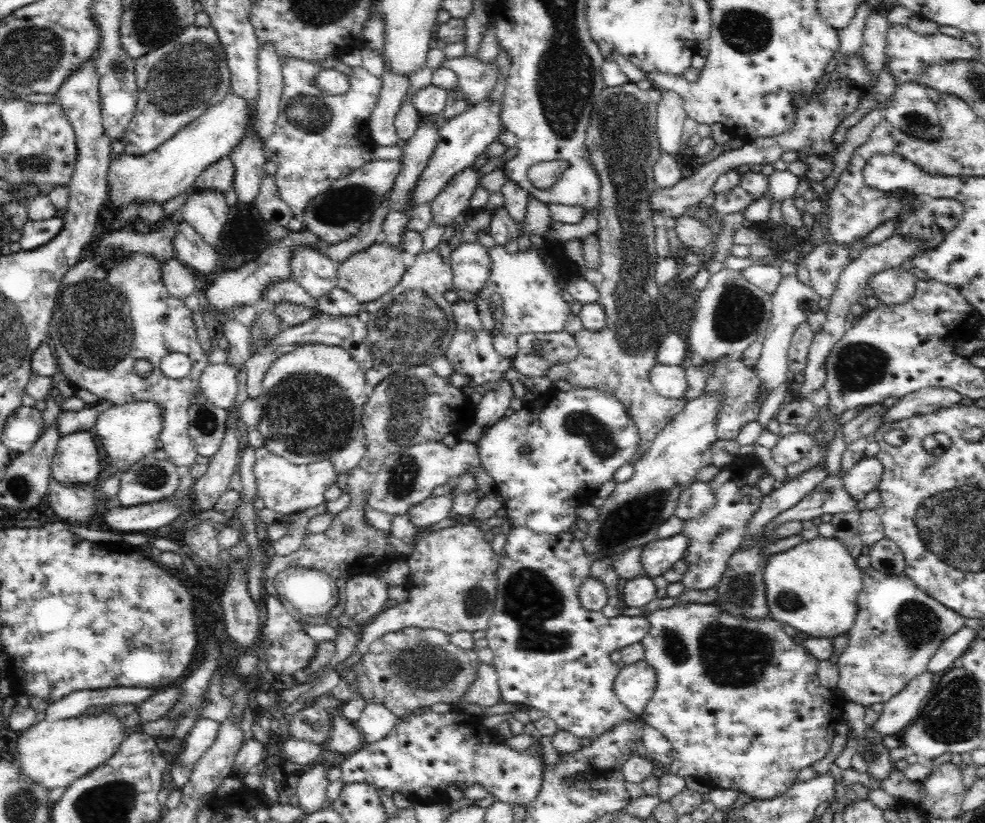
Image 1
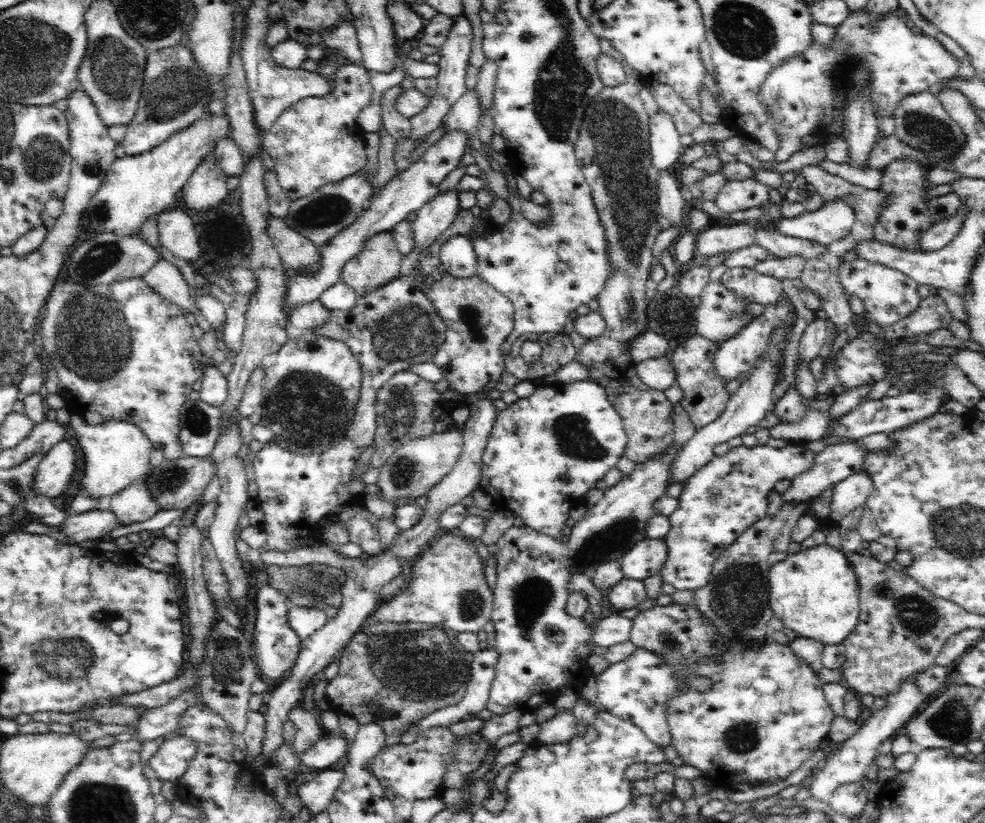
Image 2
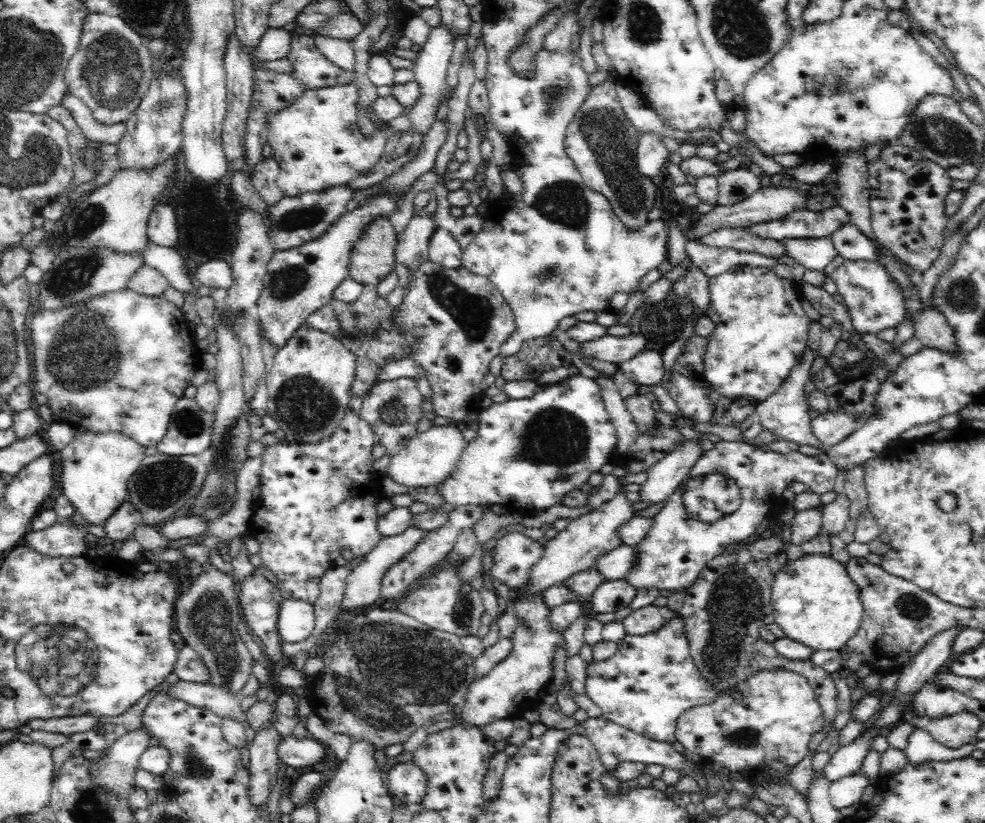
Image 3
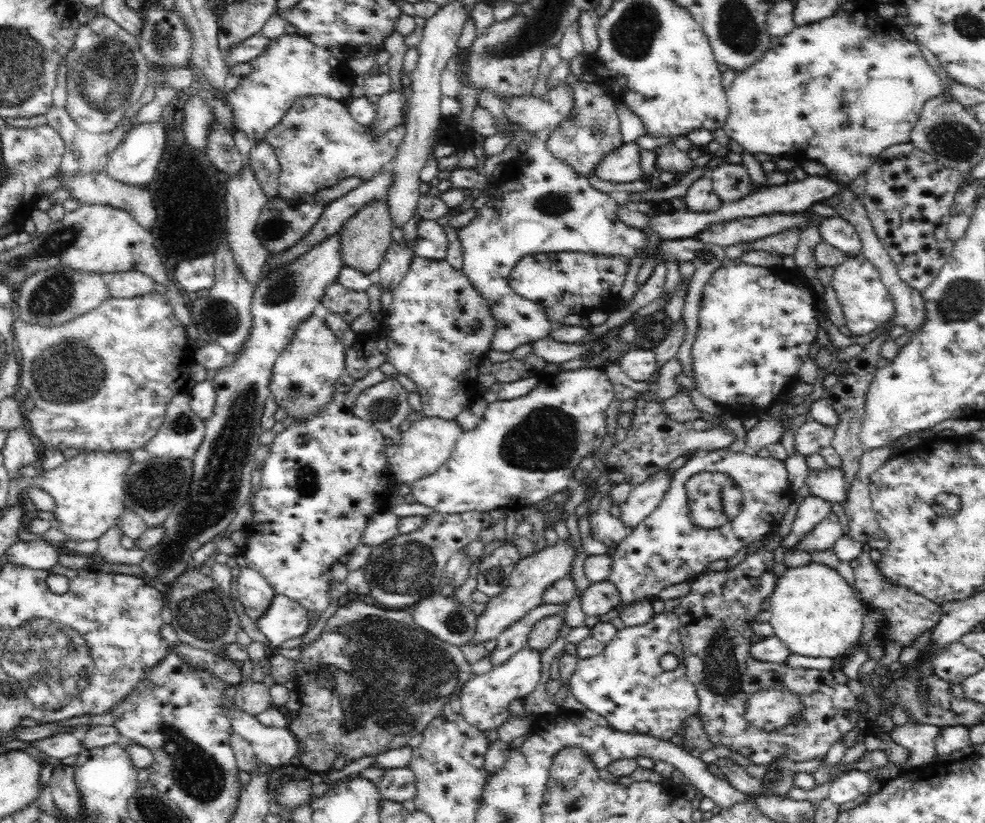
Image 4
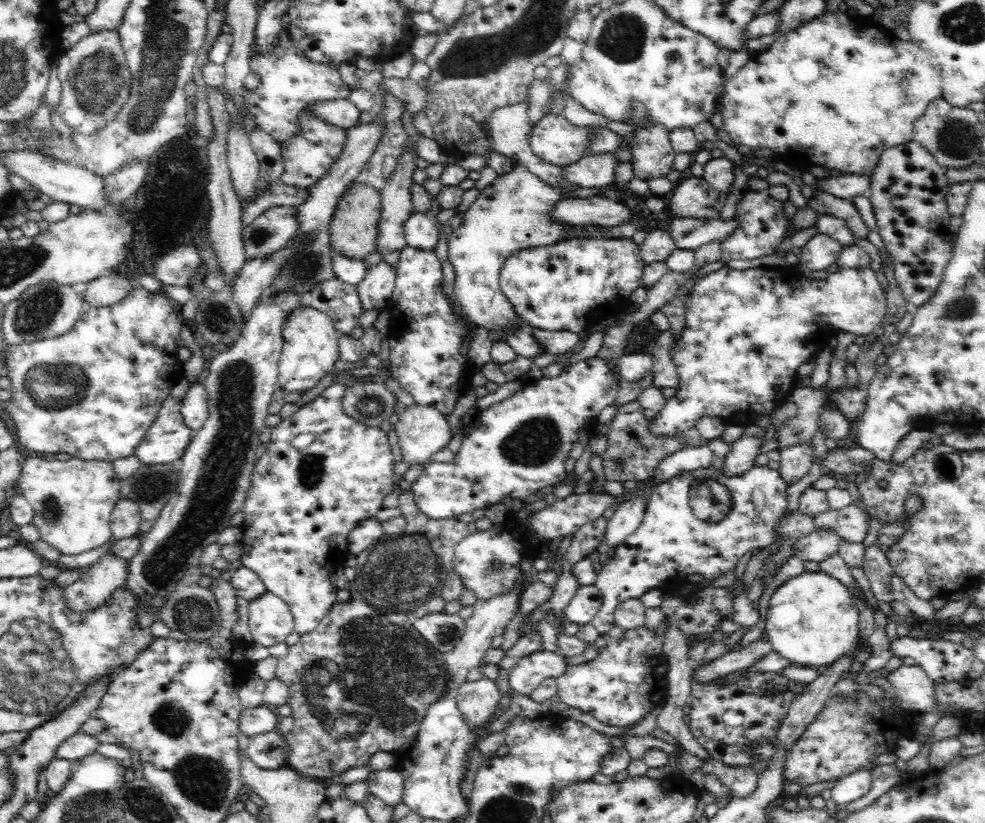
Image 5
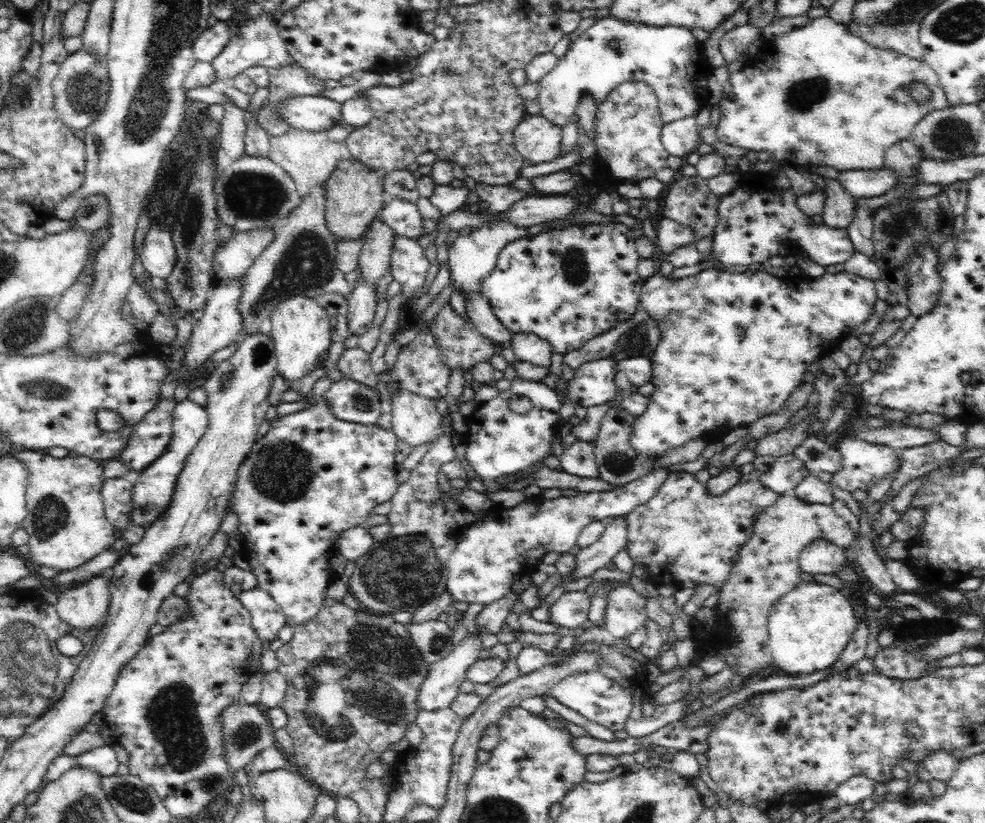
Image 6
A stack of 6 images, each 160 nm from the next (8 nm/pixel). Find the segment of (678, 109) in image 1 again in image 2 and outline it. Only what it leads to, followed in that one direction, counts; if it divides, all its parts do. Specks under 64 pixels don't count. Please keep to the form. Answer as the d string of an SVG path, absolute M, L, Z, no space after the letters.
M660 109L648 118L648 150L652 167L657 172L666 171L673 164L677 164L685 145L680 143L680 133L672 122L672 117Z

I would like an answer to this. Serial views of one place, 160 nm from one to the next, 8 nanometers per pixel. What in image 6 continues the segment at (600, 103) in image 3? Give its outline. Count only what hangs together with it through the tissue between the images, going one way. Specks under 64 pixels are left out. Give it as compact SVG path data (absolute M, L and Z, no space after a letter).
M526 114L514 126L512 147L524 159L524 164L550 162L558 156L561 127L553 125L540 115Z

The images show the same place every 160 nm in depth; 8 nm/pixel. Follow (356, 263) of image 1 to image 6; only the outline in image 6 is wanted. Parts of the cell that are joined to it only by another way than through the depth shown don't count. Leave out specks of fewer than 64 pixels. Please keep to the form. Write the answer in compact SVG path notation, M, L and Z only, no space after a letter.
M340 158L322 187L327 227L335 237L346 240L358 238L369 230L386 197L379 174L355 158Z

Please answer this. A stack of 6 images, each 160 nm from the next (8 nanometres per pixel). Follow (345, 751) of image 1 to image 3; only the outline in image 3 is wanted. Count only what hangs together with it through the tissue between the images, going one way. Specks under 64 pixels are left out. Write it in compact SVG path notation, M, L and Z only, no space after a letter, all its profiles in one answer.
M293 734L280 736L276 750L279 763L292 768L304 768L316 764L327 751L321 742L309 735L300 738Z

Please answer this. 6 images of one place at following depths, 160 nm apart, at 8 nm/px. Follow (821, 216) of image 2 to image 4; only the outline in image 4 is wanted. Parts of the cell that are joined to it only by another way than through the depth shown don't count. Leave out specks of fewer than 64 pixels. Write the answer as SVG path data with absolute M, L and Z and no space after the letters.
M762 214L762 216L742 216L736 220L722 220L702 228L694 239L723 249L734 244L755 240L782 232L784 228L806 228L806 218L802 214Z

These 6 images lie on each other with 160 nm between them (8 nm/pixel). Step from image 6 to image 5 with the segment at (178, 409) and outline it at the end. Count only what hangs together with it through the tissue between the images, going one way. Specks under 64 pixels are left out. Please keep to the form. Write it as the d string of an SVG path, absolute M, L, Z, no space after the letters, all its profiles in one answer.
M194 383L188 387L181 404L181 414L184 423L191 429L191 435L196 435L204 427L209 418L206 389L202 383Z

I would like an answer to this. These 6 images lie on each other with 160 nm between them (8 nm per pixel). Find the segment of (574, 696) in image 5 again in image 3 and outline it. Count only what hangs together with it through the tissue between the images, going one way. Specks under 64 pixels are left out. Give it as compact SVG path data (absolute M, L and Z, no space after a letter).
M675 613L654 632L636 634L636 636L625 634L622 640L616 643L618 643L618 650L610 658L586 664L585 696L601 708L603 717L607 721L658 742L676 742L678 717L691 708L710 704L716 697L714 688L710 687L710 683L700 675L698 667L694 666L683 619Z

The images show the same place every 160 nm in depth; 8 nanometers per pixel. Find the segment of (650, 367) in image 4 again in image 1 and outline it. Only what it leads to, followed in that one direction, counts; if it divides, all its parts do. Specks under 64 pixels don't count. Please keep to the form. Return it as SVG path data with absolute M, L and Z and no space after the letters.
M656 363L648 372L650 383L666 398L683 398L686 390L685 366Z

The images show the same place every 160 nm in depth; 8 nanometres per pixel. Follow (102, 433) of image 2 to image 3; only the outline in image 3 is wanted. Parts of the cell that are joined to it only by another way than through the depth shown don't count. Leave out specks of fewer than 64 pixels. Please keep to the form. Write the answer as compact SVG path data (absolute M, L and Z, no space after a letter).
M120 434L78 435L58 453L61 466L61 494L70 501L74 515L82 516L86 524L102 525L127 500L128 479L144 460L145 447Z

